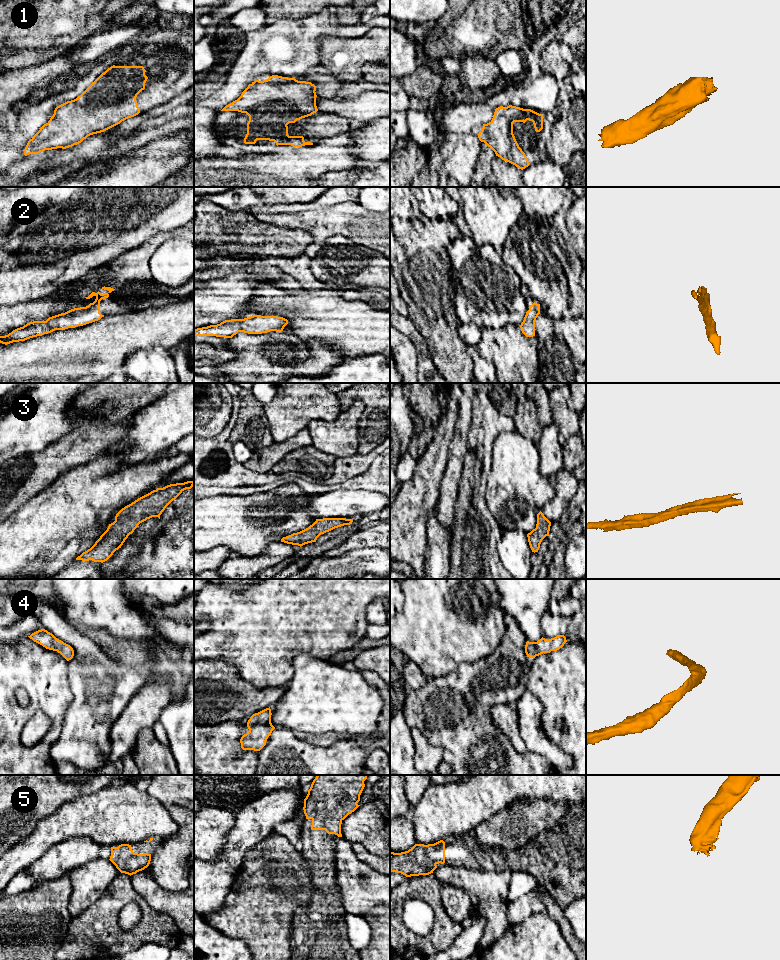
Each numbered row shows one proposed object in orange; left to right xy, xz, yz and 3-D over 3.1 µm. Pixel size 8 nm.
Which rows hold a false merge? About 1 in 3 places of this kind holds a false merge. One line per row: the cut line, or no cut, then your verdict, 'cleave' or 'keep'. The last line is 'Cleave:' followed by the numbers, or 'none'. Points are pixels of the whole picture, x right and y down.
1: no cut | keep
2: no cut | keep
3: no cut | keep
4: no cut | keep
5: no cut | keep
Cleave: none

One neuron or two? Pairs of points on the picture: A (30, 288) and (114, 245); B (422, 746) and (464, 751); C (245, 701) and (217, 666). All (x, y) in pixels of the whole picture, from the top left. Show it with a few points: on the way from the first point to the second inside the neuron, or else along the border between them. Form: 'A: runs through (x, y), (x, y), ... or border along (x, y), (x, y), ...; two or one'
A: runs through (51, 267), (93, 251); one
B: border along (423, 734), (431, 744), (442, 748), (443, 760); two
C: runs through (240, 690), (240, 683), (228, 666); one

